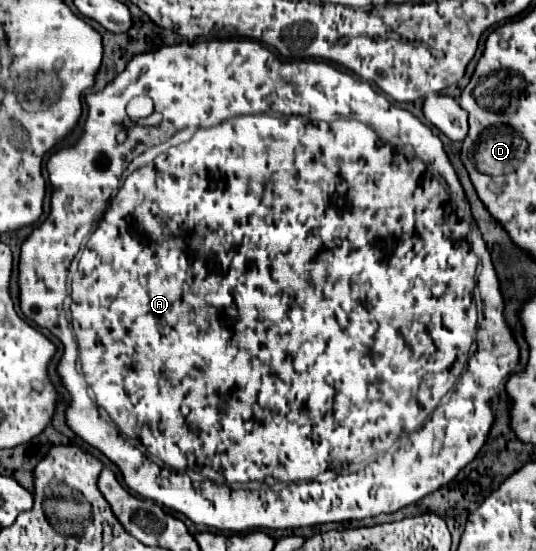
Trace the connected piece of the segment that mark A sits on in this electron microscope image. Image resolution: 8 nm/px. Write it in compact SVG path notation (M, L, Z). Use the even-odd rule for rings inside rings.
M199 38L198 42L183 41L176 46L162 46L160 50L138 54L132 58L126 70L114 78L110 86L106 86L102 92L88 94L86 104L88 118L78 144L54 152L48 160L48 174L52 182L50 214L22 244L18 264L20 306L26 318L34 320L38 326L48 328L60 340L64 338L64 356L58 364L58 372L72 398L70 408L66 410L66 422L84 442L98 448L120 468L128 488L146 500L154 500L170 510L184 514L194 524L222 532L302 528L352 518L362 520L382 512L396 512L448 484L468 462L474 460L492 426L490 400L496 396L498 388L504 386L508 374L512 374L518 364L518 348L514 348L518 344L514 342L512 332L504 322L504 300L492 262L483 258L481 272L478 278L474 276L478 258L470 250L470 226L464 218L458 218L458 210L452 200L452 192L460 190L460 182L444 152L443 143L428 126L424 126L408 110L390 104L368 82L352 74L340 72L326 62L282 60L268 48L260 46L260 42L243 39ZM140 94L152 100L160 100L160 128L138 130L142 136L156 140L139 140L130 131L126 140L120 143L116 136L122 130L122 122L126 118L126 104L130 98ZM164 140L188 142L162 152L160 142ZM156 146L158 154L153 154L154 160L122 180L130 160L138 152ZM86 236L88 242L70 286L70 330L64 310L64 300L68 296L68 266ZM156 272L156 280L142 282L144 276L152 276ZM476 280L484 306L482 322L478 322L478 312L472 298ZM474 338L486 342L476 342L476 352L468 356ZM79 354L84 376L77 368ZM86 384L94 390L96 402L90 400ZM446 394L448 402L442 400ZM98 406L106 408L112 422L100 418Z

